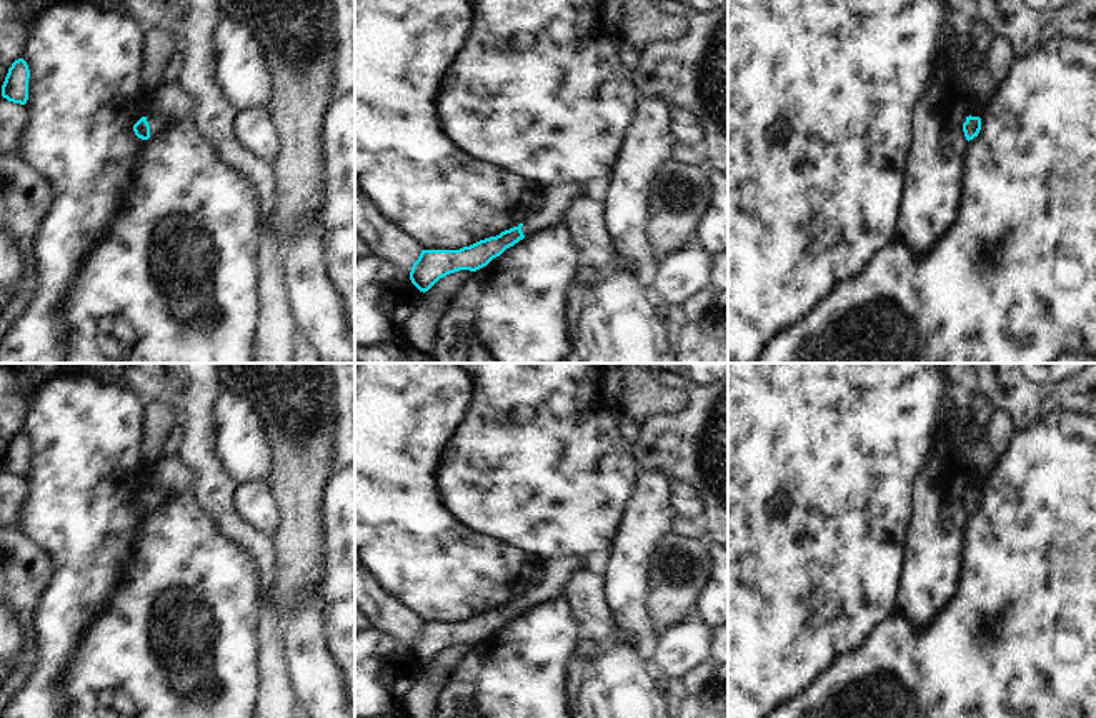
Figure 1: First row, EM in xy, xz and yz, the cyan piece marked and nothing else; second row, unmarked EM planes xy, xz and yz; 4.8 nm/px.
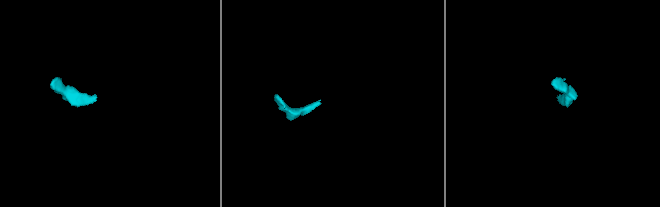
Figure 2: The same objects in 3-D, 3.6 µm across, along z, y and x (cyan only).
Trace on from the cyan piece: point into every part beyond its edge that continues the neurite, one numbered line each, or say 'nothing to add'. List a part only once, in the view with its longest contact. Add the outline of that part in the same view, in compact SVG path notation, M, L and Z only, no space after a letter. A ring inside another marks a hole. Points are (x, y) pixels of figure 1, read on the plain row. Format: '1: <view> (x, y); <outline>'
1: xy (159, 495); M165 485L163 486L148 486L147 495L150 498L150 511L158 510L162 505L167 503L167 500L173 495L177 495L178 490L168 490Z

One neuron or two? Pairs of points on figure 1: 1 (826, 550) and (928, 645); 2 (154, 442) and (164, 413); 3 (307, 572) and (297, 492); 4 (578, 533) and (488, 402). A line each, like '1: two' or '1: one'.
1: two
2: one
3: one
4: one

